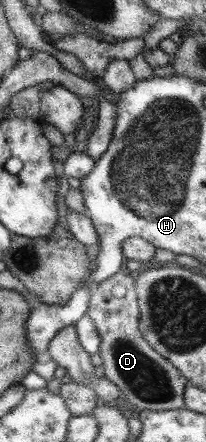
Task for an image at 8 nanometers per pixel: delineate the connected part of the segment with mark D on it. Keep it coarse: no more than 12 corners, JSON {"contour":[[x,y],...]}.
{"contour":[[135,275],[91,285],[104,376],[136,411],[185,407],[186,379],[139,329]]}

